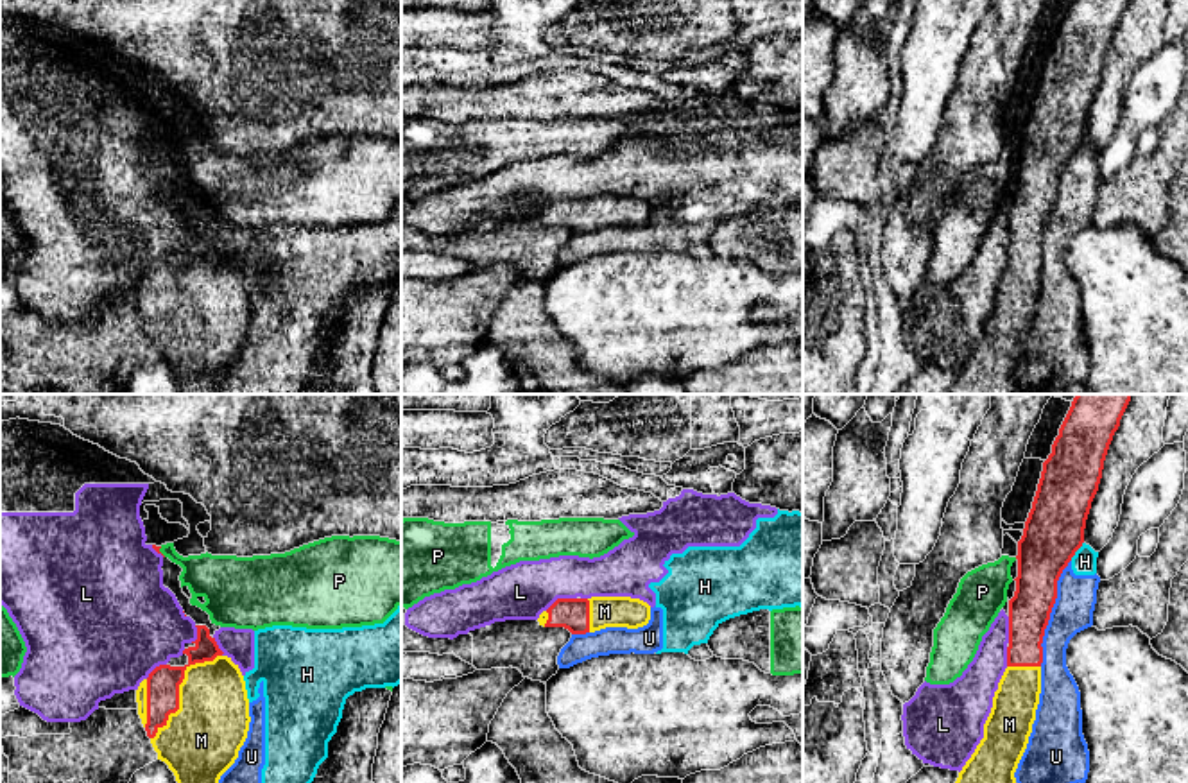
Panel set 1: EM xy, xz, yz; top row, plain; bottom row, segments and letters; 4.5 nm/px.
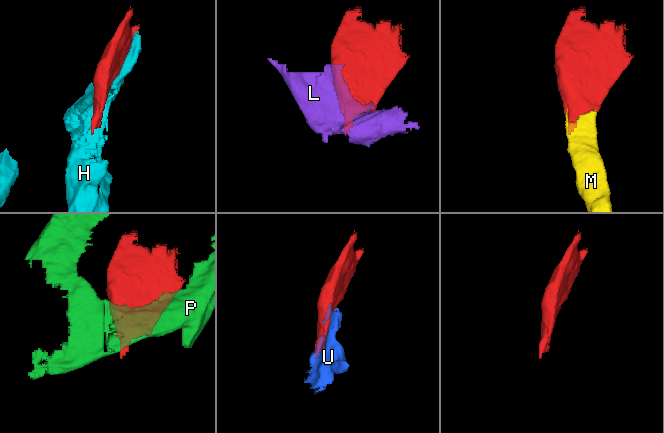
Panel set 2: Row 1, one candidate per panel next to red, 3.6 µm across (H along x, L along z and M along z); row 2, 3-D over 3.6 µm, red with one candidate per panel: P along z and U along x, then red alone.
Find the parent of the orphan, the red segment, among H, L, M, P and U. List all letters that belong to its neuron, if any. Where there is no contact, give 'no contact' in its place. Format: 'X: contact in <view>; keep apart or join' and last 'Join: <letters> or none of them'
H: contact in yz; keep apart
L: contact in xz; keep apart
M: contact in xy; join
P: contact in xy; keep apart
U: contact in yz; keep apart
Join: M

